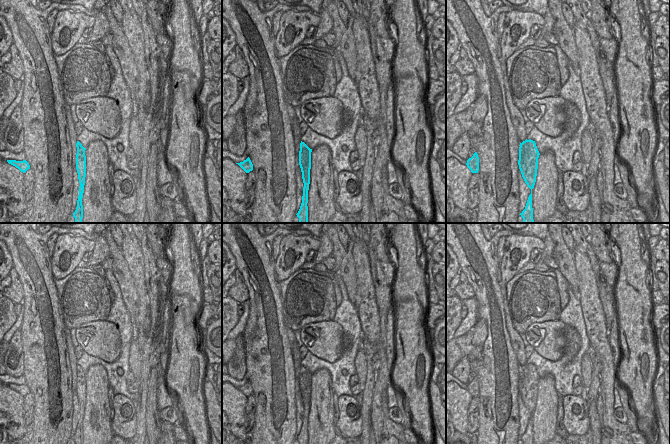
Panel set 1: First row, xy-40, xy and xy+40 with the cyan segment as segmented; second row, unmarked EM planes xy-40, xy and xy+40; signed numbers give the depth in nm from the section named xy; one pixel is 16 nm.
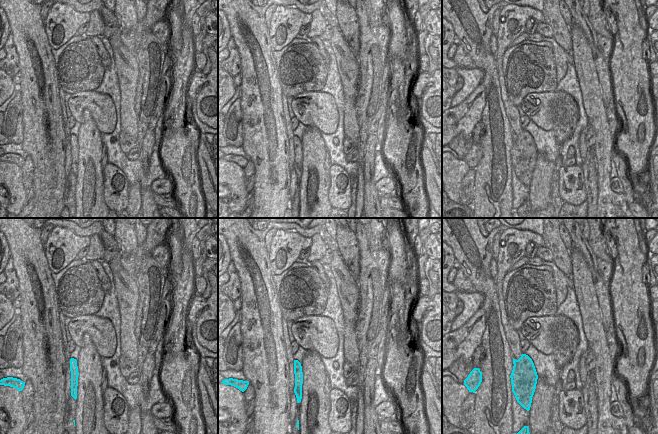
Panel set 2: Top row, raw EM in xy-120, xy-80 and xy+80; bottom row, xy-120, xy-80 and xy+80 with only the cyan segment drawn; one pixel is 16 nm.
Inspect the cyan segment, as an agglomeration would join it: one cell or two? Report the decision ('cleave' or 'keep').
cleave

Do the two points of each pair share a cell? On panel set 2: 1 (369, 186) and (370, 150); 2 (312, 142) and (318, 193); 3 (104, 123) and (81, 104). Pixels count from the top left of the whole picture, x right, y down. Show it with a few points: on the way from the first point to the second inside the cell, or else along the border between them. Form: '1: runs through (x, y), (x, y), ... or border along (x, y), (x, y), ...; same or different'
1: runs through (368, 177), (369, 159); same
2: runs through (313, 155), (313, 166), (317, 170), (319, 180); same
3: runs through (101, 116), (88, 104); same

